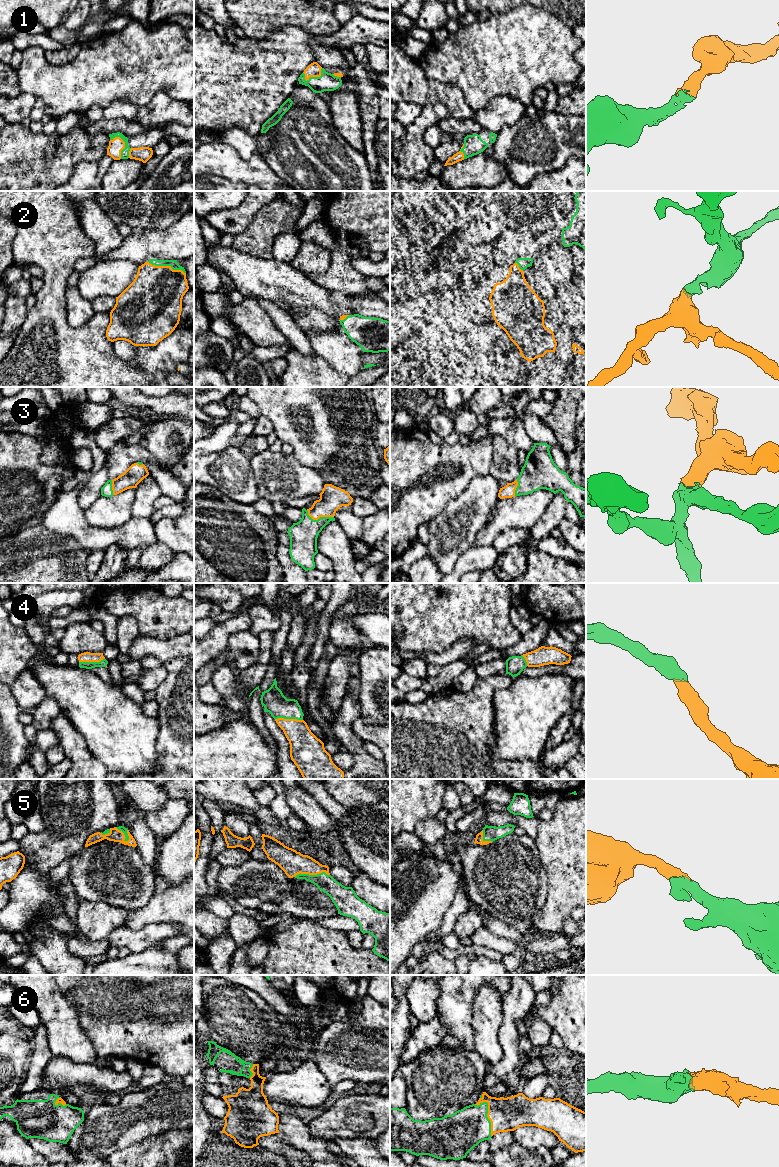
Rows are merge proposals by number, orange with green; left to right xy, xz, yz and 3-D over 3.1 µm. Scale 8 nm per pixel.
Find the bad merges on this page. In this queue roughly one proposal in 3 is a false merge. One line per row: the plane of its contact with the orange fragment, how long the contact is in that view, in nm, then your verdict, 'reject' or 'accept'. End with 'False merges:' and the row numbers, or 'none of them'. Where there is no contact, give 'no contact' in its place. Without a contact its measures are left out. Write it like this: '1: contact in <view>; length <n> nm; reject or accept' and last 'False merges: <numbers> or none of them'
1: contact in xy; length 190 nm; accept
2: contact in xy; length 320 nm; accept
3: contact in xz; length 240 nm; accept
4: contact in xz; length 220 nm; accept
5: contact in xz; length 280 nm; accept
6: contact in yz; length 300 nm; accept
False merges: none of them

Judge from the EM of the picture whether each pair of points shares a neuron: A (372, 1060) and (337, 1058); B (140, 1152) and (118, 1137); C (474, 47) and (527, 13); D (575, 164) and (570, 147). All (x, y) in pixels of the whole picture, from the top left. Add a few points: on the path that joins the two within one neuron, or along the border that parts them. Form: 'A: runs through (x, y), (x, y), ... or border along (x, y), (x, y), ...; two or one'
A: runs through (363, 1058), (346, 1058); one
B: border along (153, 1136), (109, 1154); two
C: runs through (487, 47), (493, 47), (514, 26); one
D: border along (575, 157), (570, 157), (562, 167), (554, 170); two

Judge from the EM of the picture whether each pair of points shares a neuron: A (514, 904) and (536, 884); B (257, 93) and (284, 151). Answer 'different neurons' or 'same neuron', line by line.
A: same neuron
B: different neurons

